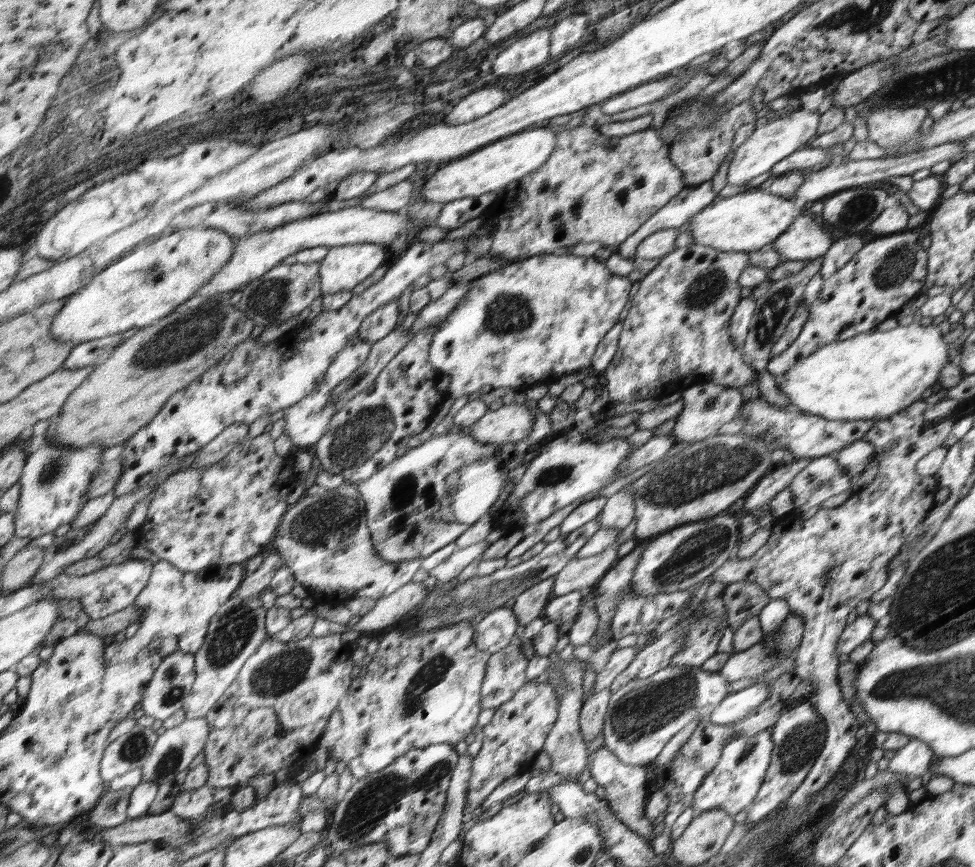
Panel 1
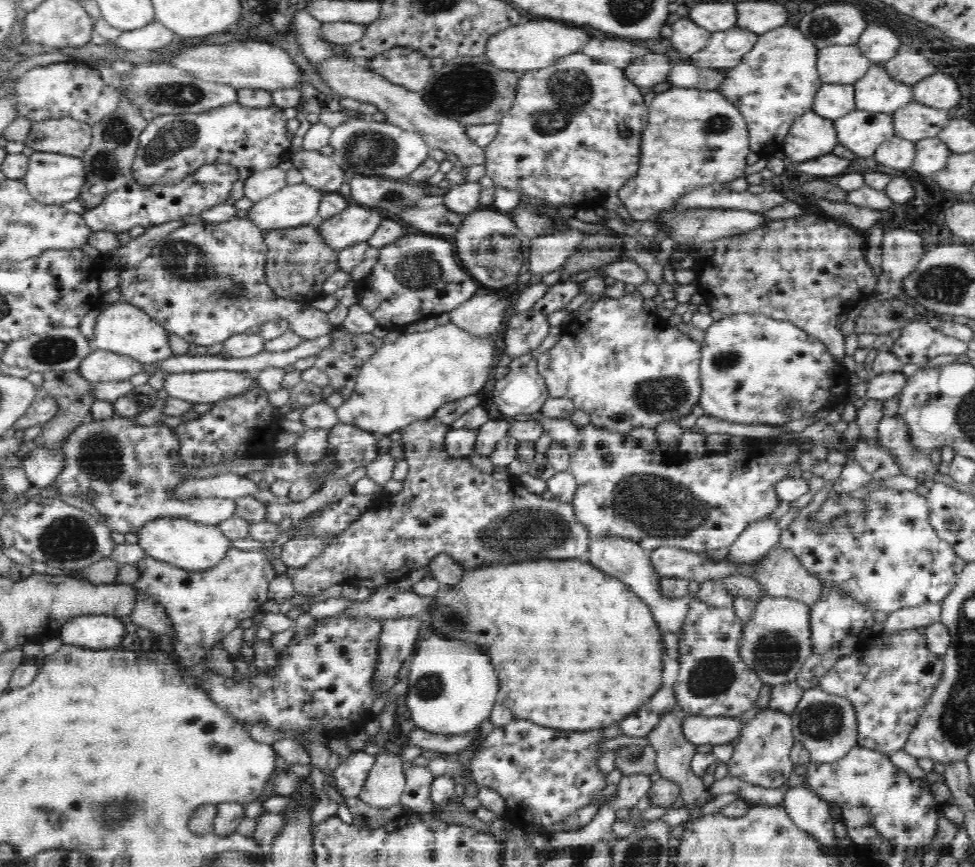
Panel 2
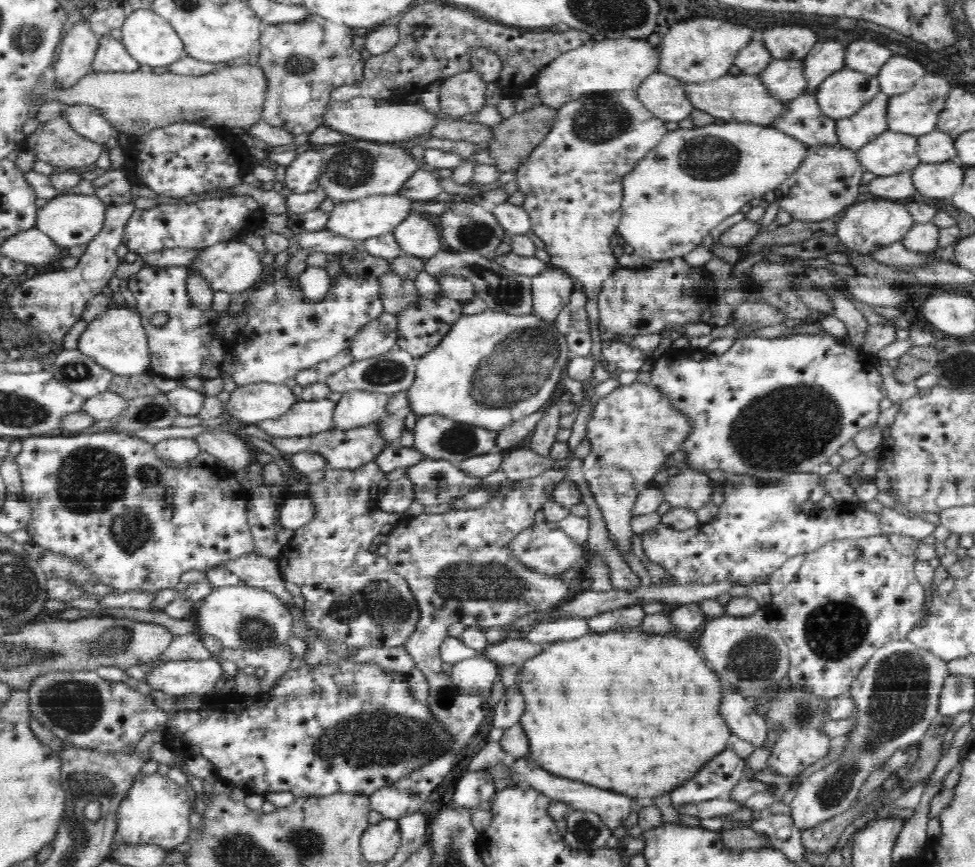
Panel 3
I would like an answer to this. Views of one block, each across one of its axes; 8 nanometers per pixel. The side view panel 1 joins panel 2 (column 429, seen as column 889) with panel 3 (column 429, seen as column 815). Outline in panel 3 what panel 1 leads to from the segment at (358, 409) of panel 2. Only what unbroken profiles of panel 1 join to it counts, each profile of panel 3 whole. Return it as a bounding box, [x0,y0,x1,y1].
[406,309,571,431]

